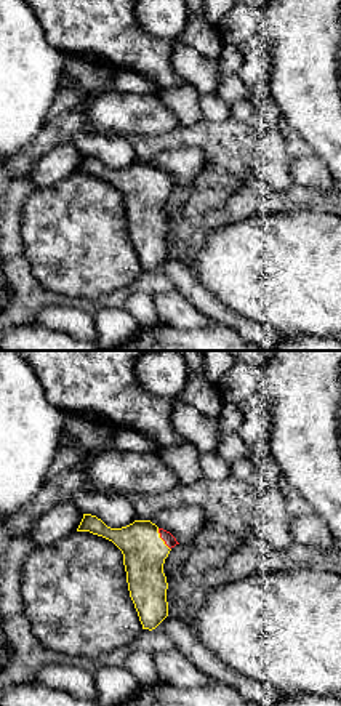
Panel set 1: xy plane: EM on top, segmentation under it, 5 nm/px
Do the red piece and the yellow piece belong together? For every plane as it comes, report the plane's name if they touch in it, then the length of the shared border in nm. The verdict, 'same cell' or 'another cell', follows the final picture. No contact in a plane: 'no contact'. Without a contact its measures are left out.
meets red in xy; contact 130 nm long

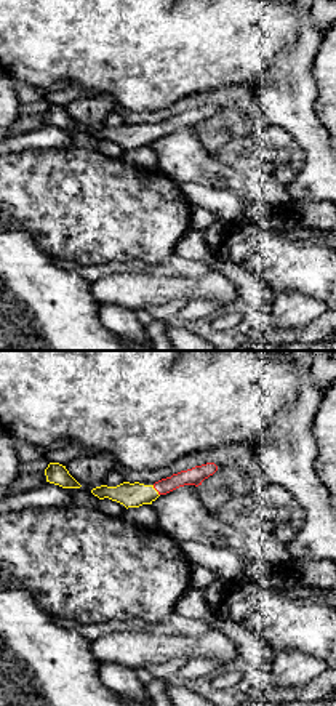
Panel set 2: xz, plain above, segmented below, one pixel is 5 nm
meets red in xz; contact 70 nm long

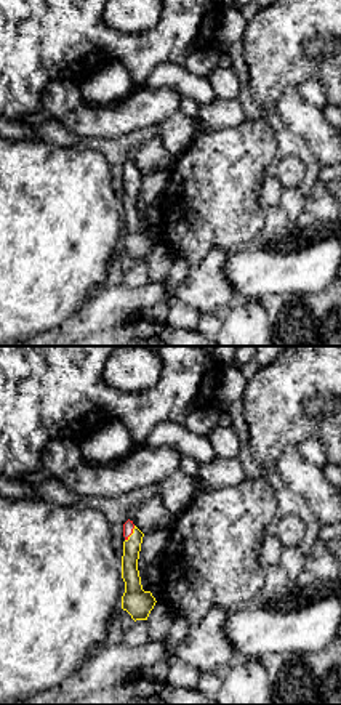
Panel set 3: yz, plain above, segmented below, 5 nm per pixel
meets red in yz; contact 90 nm long

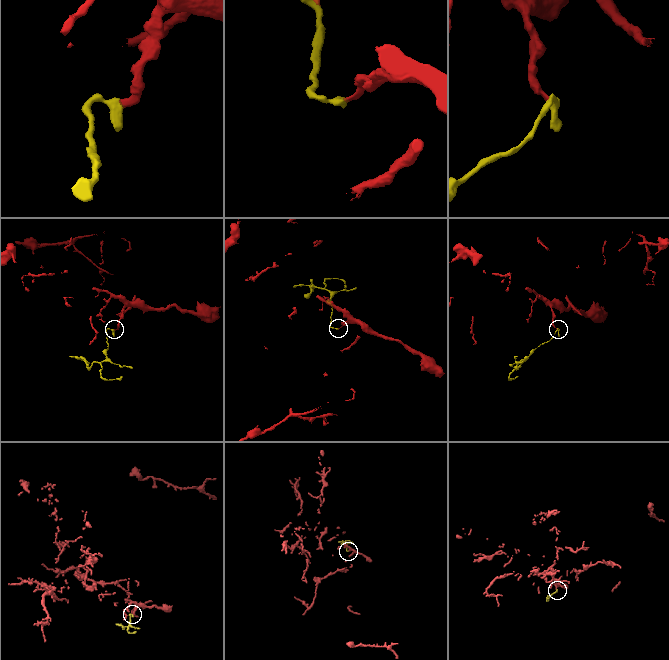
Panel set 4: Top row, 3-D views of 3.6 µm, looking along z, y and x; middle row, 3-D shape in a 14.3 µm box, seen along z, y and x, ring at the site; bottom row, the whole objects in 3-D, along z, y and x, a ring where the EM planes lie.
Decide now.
same cell

